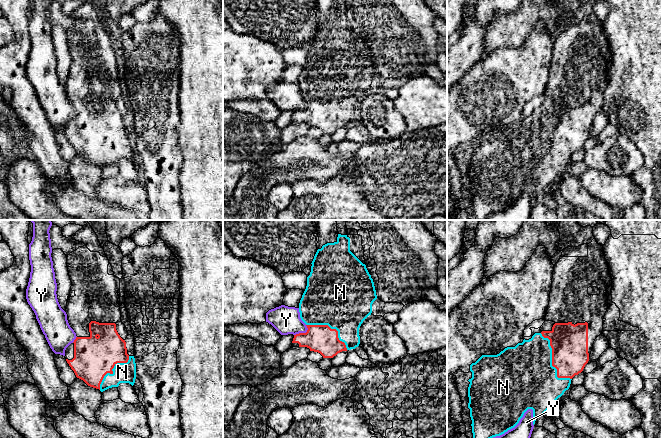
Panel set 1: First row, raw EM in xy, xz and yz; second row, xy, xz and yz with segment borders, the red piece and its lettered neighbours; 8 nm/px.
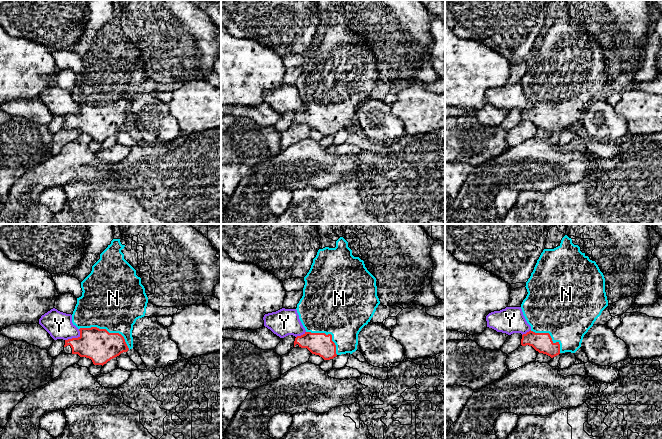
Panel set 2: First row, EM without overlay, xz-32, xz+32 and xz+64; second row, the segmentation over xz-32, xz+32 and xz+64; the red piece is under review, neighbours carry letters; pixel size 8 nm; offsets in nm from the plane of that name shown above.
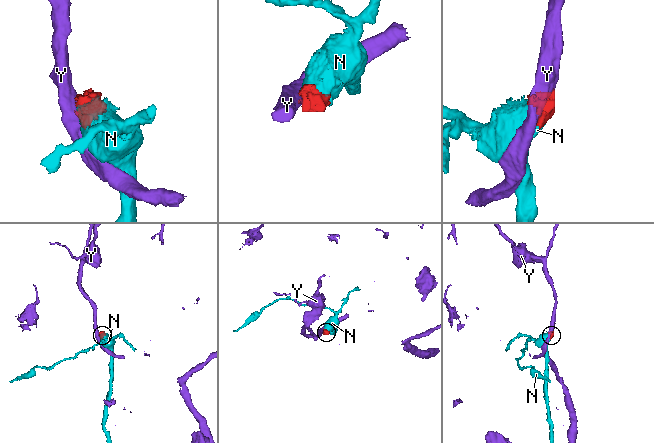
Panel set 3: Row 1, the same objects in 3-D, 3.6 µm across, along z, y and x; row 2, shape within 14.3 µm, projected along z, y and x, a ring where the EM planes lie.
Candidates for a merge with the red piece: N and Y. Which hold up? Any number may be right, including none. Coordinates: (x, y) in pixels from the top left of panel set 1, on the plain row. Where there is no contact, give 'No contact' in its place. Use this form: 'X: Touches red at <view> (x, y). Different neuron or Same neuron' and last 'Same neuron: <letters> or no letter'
N: Touches red at yz (552, 137). Same neuron
Y: Touches red at xz (302, 109). Different neuron
Same neuron: N

